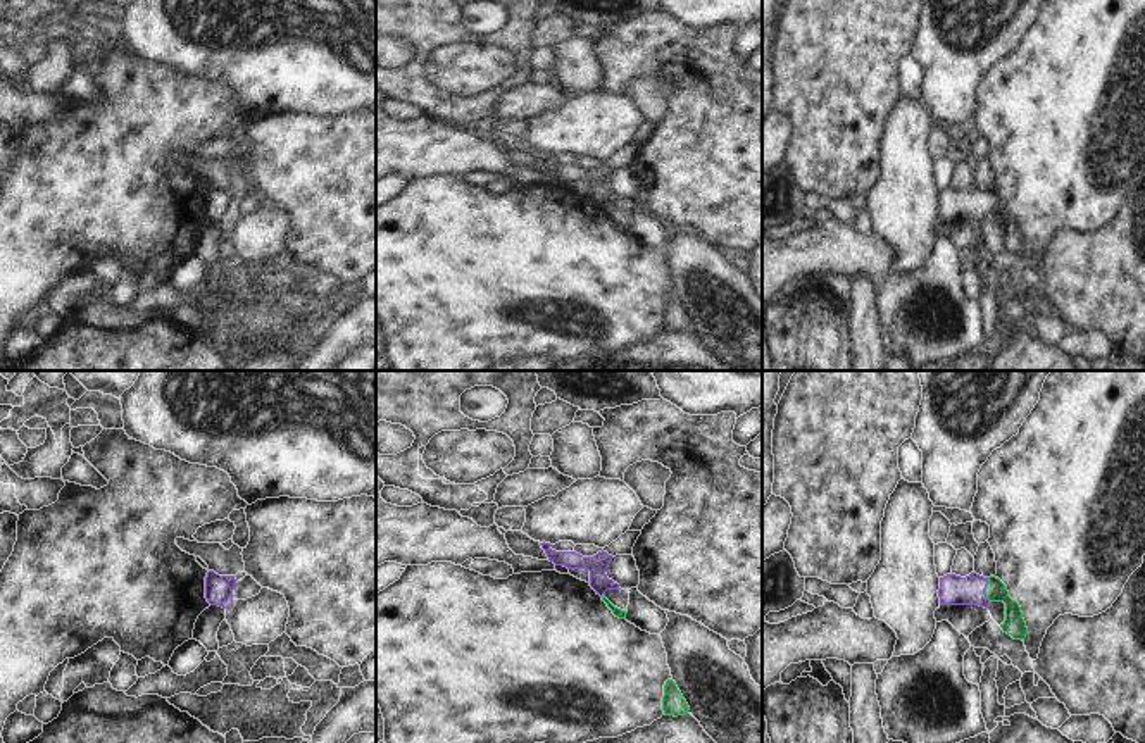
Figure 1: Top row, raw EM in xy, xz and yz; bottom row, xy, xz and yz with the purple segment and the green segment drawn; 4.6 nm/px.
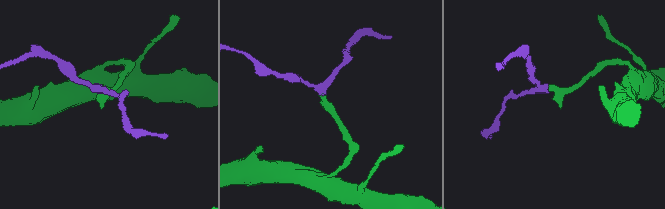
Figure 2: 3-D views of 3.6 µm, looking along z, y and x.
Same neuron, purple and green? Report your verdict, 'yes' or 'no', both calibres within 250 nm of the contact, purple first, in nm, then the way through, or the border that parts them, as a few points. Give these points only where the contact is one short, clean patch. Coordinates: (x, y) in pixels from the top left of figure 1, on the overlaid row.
yes; 140 nm thick on the purple side, 100 nm on the other; runs through yz (954, 590), (983, 590), (995, 590)

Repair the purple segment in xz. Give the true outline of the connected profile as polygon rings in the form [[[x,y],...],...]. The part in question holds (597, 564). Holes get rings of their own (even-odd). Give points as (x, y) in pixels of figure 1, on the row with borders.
[[[540,543],[550,562],[555,565],[564,565],[567,569],[585,569],[590,572],[590,586],[597,595],[605,595],[607,590],[621,590],[617,583],[607,578],[605,569],[614,559],[607,552],[598,552],[593,557],[583,557],[576,552],[555,552],[550,543]]]

